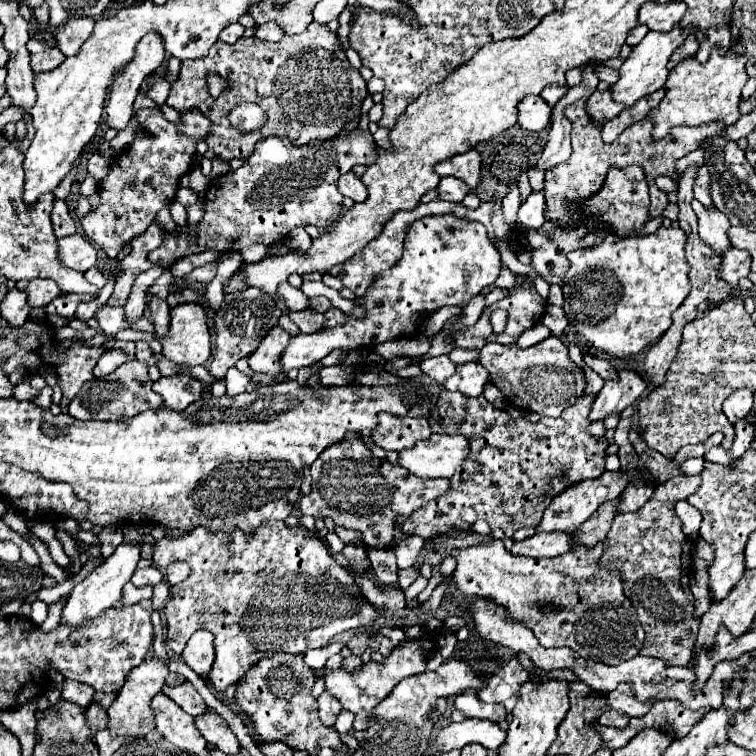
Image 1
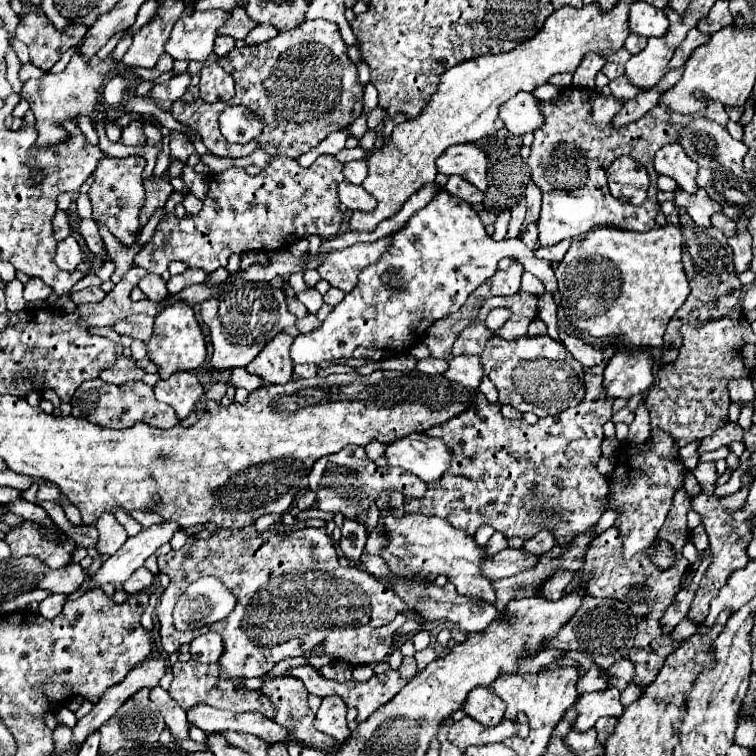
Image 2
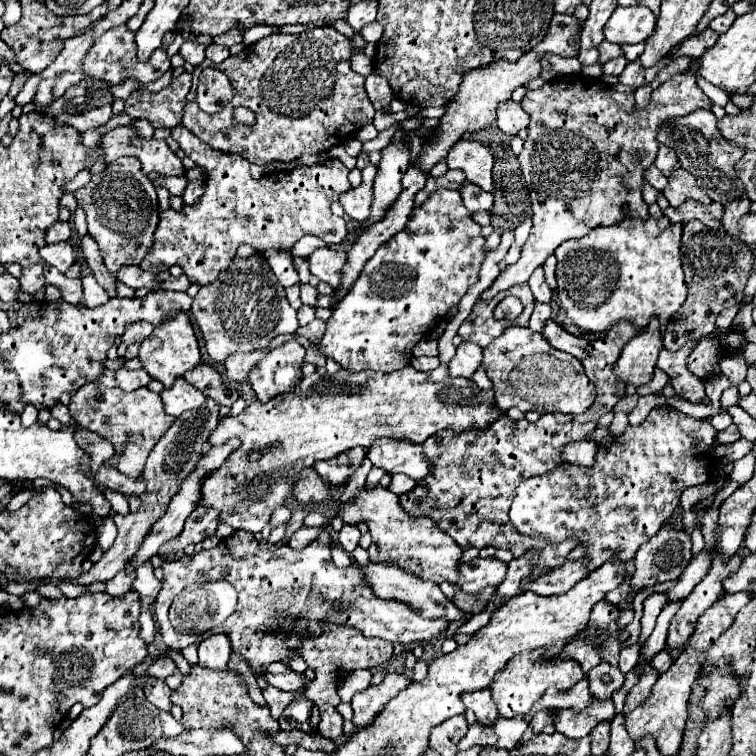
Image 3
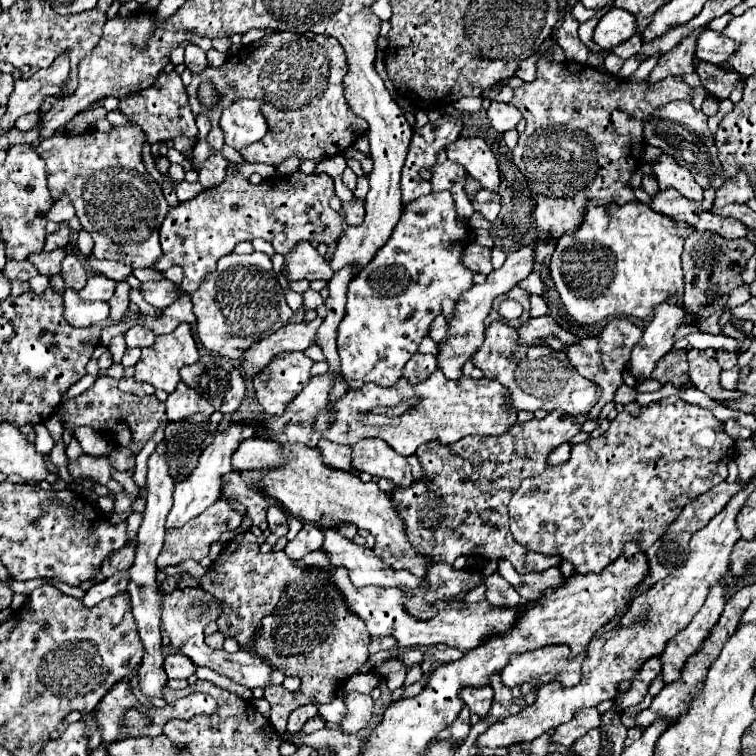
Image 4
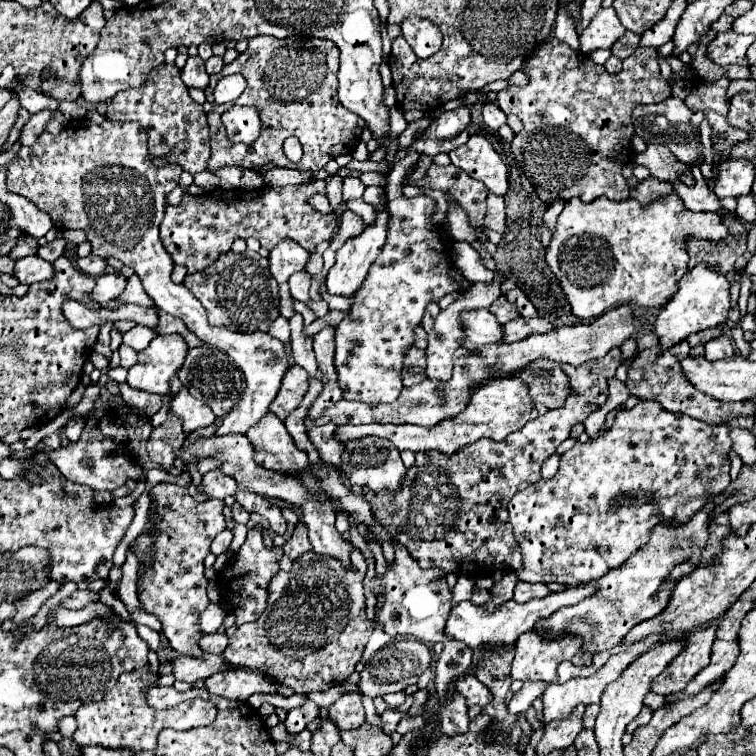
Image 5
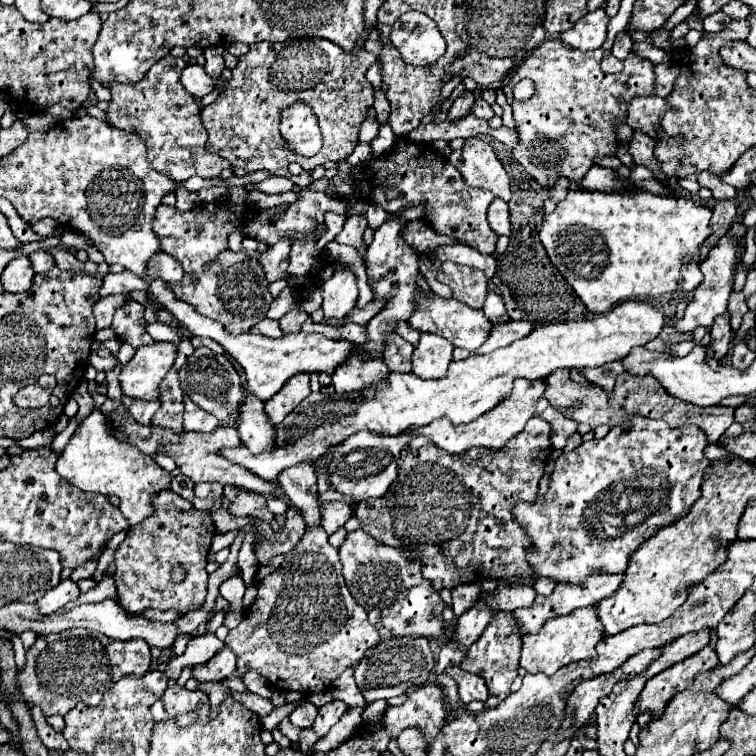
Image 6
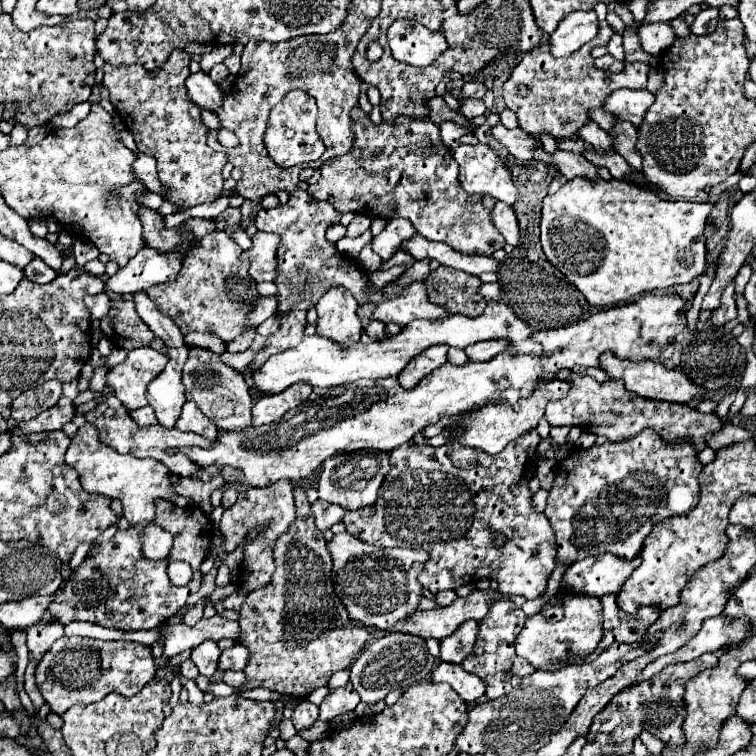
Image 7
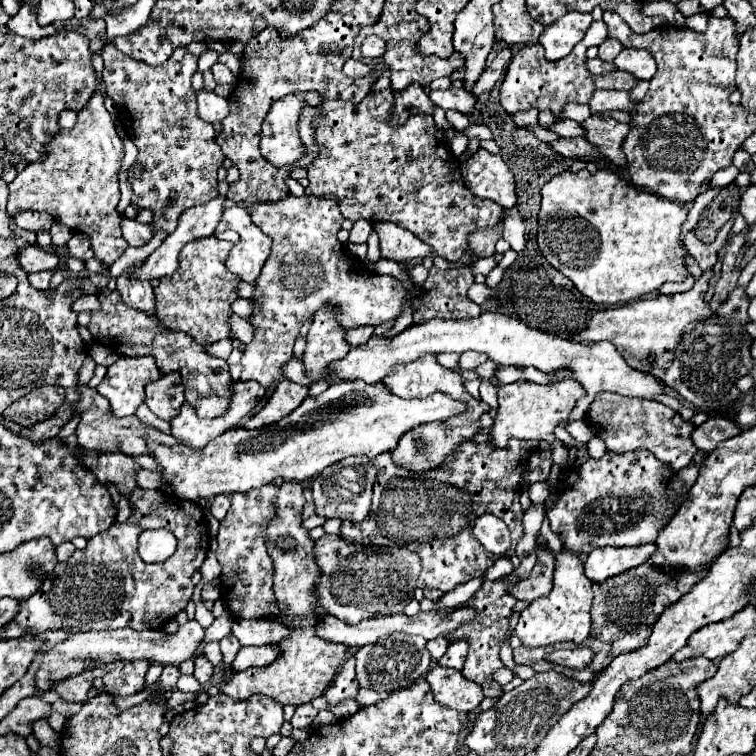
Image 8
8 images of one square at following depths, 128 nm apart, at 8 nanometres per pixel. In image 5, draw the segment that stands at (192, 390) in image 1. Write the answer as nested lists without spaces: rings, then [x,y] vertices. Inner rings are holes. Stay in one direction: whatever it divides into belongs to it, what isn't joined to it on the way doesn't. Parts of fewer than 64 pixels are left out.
[[[182,388],[170,402],[172,412],[176,412],[184,420],[184,432],[190,434],[198,428],[206,428],[216,422],[216,416],[210,412],[206,404],[196,400],[186,388]]]

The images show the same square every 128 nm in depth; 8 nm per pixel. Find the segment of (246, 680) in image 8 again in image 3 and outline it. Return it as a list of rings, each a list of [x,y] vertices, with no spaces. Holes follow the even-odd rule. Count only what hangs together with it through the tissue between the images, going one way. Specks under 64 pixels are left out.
[[[320,622],[320,636],[310,636],[310,628],[302,628],[302,626],[286,626],[284,628],[284,646],[296,654],[300,654],[300,658],[308,664],[310,670],[314,670],[316,678],[312,682],[308,682],[308,686],[304,690],[296,690],[296,692],[282,692],[276,688],[264,688],[262,694],[268,702],[270,714],[272,718],[280,718],[280,714],[284,712],[284,708],[290,704],[290,700],[294,700],[296,696],[304,696],[310,702],[314,702],[322,714],[322,720],[318,724],[318,732],[330,740],[340,740],[342,738],[342,716],[336,712],[336,706],[340,704],[340,698],[336,694],[336,686],[338,686],[338,676],[342,676],[344,672],[352,672],[356,668],[376,668],[382,666],[384,662],[390,660],[392,656],[392,642],[380,640],[380,638],[366,638],[360,630],[352,628],[352,626],[336,626],[336,624],[324,624]]]

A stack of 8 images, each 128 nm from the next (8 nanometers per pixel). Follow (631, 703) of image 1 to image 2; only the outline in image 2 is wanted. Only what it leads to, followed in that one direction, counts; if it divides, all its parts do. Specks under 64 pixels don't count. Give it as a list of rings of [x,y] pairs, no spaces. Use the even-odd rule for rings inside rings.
[[[608,688],[602,692],[582,694],[576,702],[576,720],[572,722],[572,730],[586,732],[590,730],[598,718],[602,716],[614,716],[620,718],[624,712],[624,706],[620,704],[620,690]]]

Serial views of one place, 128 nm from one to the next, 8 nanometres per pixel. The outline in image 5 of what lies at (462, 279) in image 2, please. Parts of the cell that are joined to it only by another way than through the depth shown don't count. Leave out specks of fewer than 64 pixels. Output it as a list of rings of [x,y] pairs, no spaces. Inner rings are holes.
[[[410,151],[388,174],[386,196],[390,218],[384,248],[372,262],[360,292],[356,292],[352,310],[334,332],[334,366],[338,372],[338,386],[346,400],[366,404],[396,400],[402,388],[400,370],[404,352],[414,340],[414,328],[422,322],[426,306],[456,292],[456,284],[448,280],[452,268],[452,242],[442,234],[442,228],[434,226],[430,220],[434,200],[428,196],[406,198],[402,194],[402,180],[419,158],[419,153]]]

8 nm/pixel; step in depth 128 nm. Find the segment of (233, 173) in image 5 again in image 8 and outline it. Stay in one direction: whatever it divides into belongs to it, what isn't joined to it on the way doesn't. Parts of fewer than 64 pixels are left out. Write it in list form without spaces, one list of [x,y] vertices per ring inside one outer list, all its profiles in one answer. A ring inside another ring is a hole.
[[[104,44],[100,56],[104,60],[102,78],[106,94],[114,100],[118,118],[138,148],[134,166],[144,168],[142,174],[128,174],[128,184],[132,186],[130,206],[136,210],[152,210],[154,234],[172,234],[178,216],[186,208],[204,204],[218,196],[216,170],[224,162],[212,124],[200,120],[196,110],[192,76],[198,70],[198,56],[186,46],[180,46],[168,62],[148,66],[124,56],[114,44]]]

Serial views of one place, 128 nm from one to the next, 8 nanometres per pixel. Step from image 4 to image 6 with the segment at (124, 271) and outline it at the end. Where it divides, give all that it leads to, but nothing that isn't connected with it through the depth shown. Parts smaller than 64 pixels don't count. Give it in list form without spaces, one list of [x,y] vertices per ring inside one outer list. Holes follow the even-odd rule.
[[[44,248],[46,252],[52,254],[54,262],[58,268],[62,270],[74,270],[74,272],[82,272],[84,270],[84,264],[80,260],[76,260],[76,256],[72,252],[68,252],[66,248]]]

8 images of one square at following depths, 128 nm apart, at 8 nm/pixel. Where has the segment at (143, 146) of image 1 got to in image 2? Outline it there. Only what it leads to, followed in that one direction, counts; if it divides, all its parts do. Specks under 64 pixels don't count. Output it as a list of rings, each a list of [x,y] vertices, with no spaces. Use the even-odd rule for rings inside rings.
[[[170,132],[170,148],[172,148],[172,158],[178,158],[186,162],[186,158],[194,152],[194,146],[190,144],[186,134],[180,132]],[[150,176],[148,180],[144,180],[144,188],[146,188],[146,204],[144,204],[144,212],[140,214],[140,224],[142,226],[154,214],[154,210],[158,210],[158,208],[162,208],[166,204],[170,194],[174,192],[168,176],[164,176],[164,178]]]

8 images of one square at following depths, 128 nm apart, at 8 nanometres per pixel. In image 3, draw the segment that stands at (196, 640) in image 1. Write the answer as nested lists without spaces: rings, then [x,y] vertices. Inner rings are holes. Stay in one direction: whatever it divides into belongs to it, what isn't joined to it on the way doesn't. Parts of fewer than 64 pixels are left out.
[[[212,634],[206,640],[202,640],[198,646],[198,664],[202,668],[225,670],[227,669],[230,652],[232,652],[232,648],[230,648],[228,636]]]

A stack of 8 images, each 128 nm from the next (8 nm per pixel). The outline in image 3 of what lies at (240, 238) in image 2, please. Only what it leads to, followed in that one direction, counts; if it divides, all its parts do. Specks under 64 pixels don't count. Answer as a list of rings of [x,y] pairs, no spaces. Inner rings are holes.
[[[184,126],[174,128],[172,138],[190,160],[206,168],[206,190],[198,204],[182,206],[180,212],[170,208],[160,214],[162,220],[156,228],[154,246],[152,252],[142,260],[142,270],[162,272],[178,264],[192,284],[204,286],[210,284],[218,276],[220,268],[224,268],[224,264],[236,256],[236,248],[240,244],[250,244],[258,252],[264,248],[290,252],[304,234],[314,234],[328,246],[344,240],[346,224],[330,210],[330,204],[338,200],[342,192],[352,188],[344,164],[312,164],[264,174],[260,180],[254,180],[250,176],[250,164],[246,158],[210,148]]]

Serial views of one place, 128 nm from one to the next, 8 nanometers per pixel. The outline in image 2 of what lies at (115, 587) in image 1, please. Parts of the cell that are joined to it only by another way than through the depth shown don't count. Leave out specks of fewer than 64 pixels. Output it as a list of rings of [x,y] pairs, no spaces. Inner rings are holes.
[[[166,520],[162,524],[154,524],[150,528],[144,528],[140,534],[134,538],[128,538],[124,546],[112,554],[104,566],[92,576],[92,580],[102,586],[102,584],[124,584],[132,572],[140,566],[144,566],[146,558],[150,558],[162,544],[170,542],[174,532],[178,532],[180,526],[174,520]]]

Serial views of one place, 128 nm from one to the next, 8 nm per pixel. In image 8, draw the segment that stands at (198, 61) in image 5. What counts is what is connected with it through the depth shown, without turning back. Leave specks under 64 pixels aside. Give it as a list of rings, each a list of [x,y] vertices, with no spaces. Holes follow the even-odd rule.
[[[200,90],[198,92],[198,116],[210,124],[214,122],[222,122],[230,108],[228,108],[228,100],[226,98],[220,98],[216,96],[214,92],[206,92],[206,90]]]

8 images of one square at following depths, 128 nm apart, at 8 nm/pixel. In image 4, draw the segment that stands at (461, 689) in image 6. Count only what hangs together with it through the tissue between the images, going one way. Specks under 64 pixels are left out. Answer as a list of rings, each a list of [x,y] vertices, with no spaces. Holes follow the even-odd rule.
[[[466,686],[460,690],[460,698],[470,708],[470,712],[484,718],[490,710],[490,704],[492,704],[492,688],[490,686],[484,686],[484,688]]]

